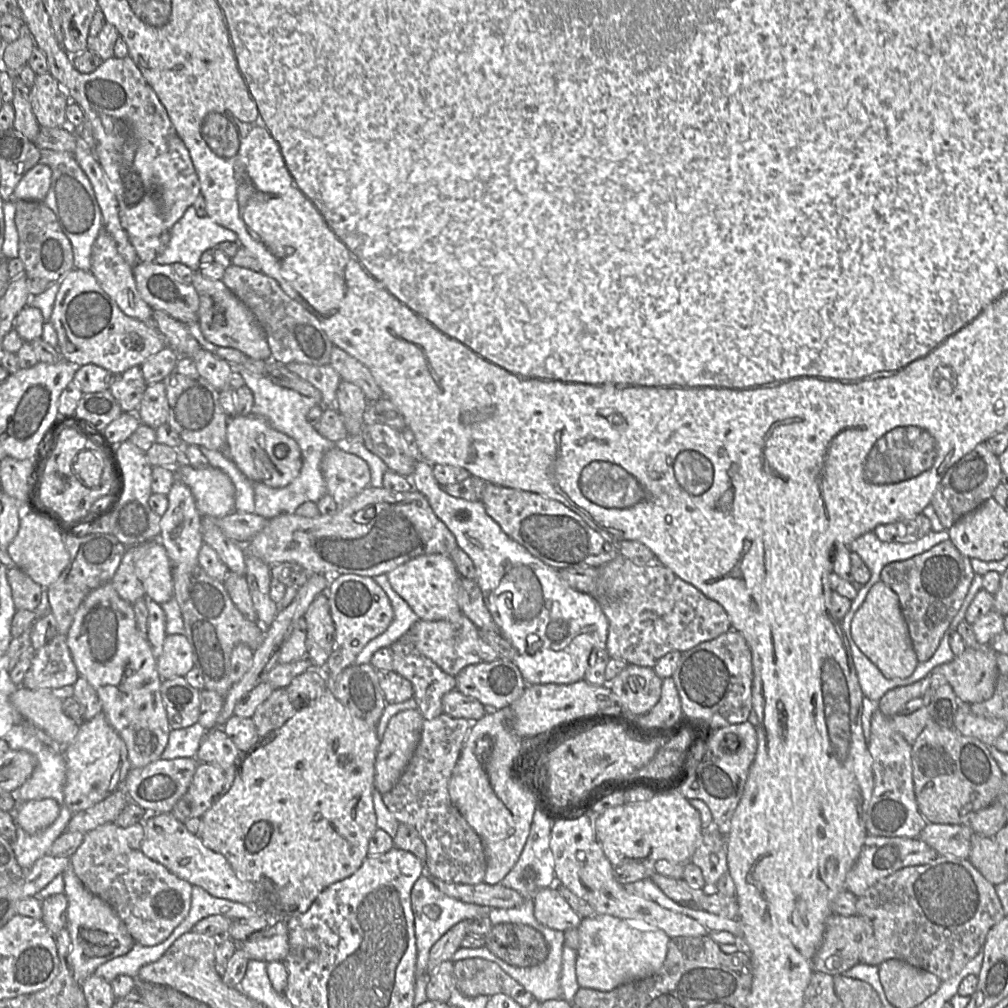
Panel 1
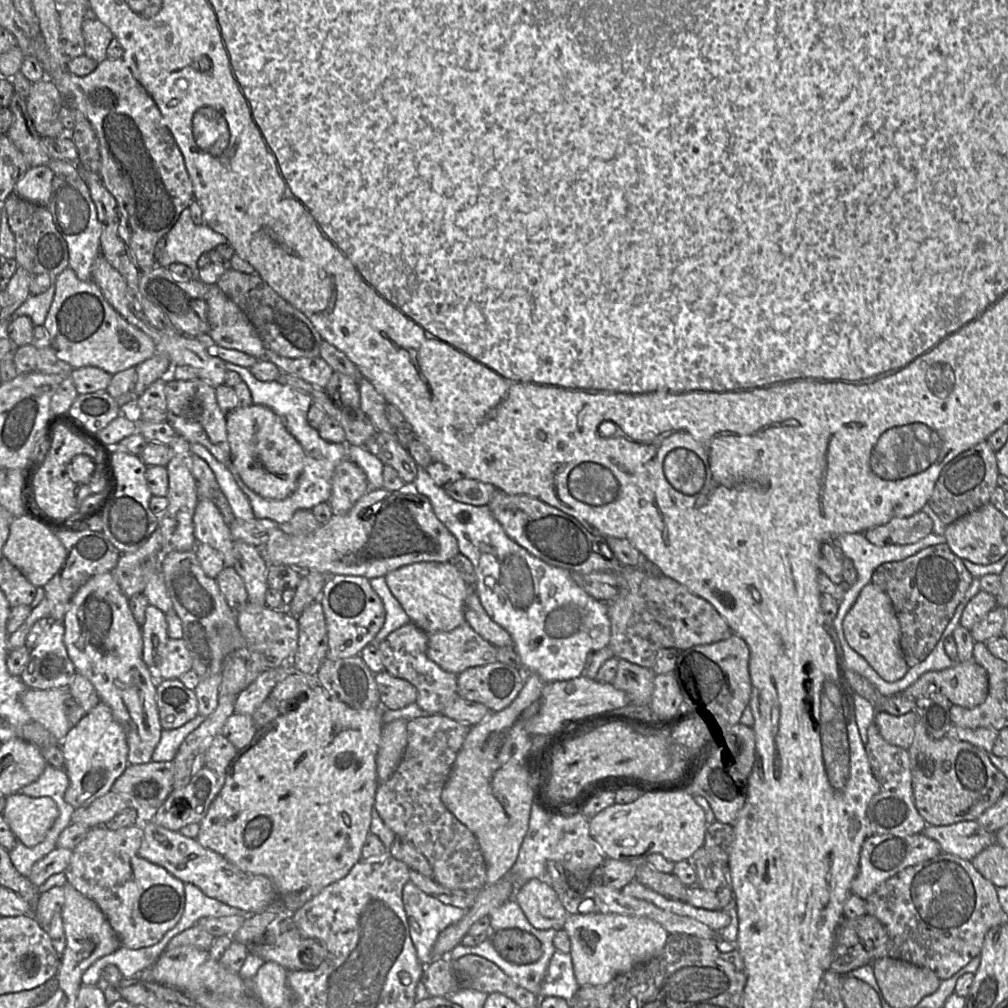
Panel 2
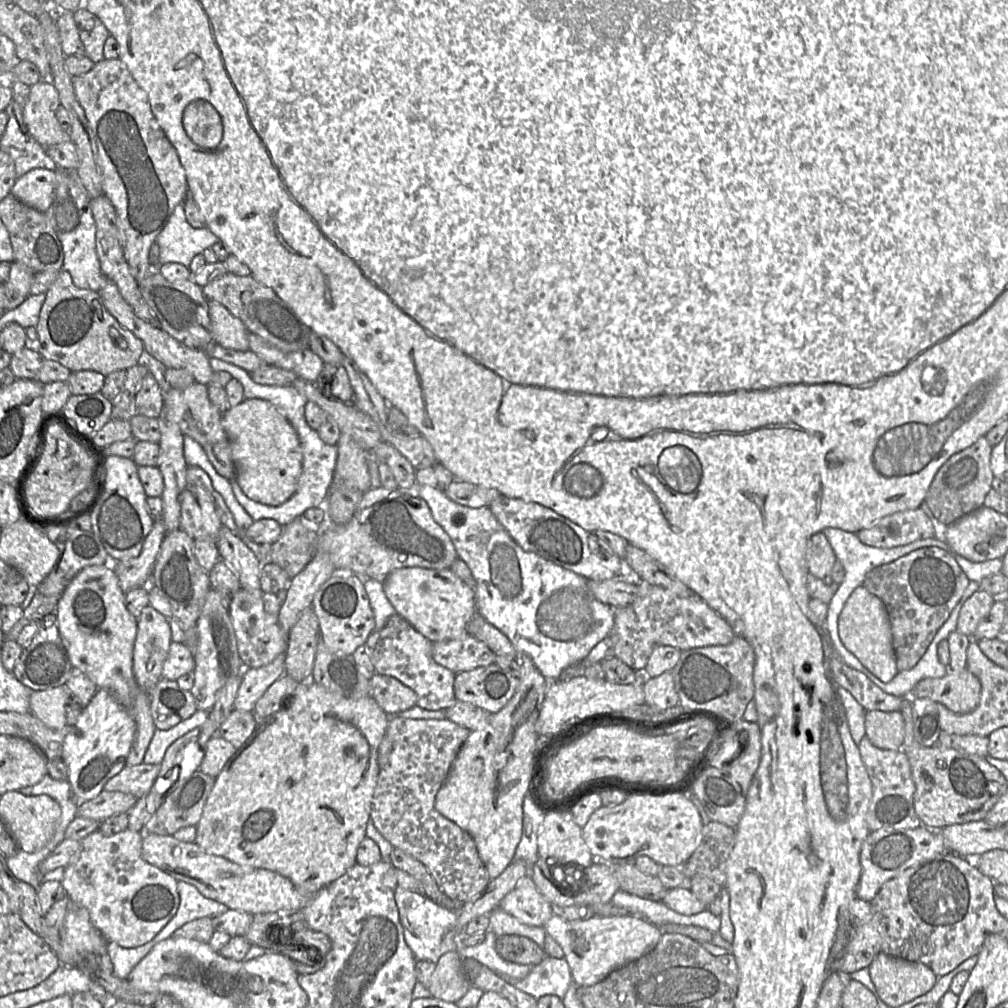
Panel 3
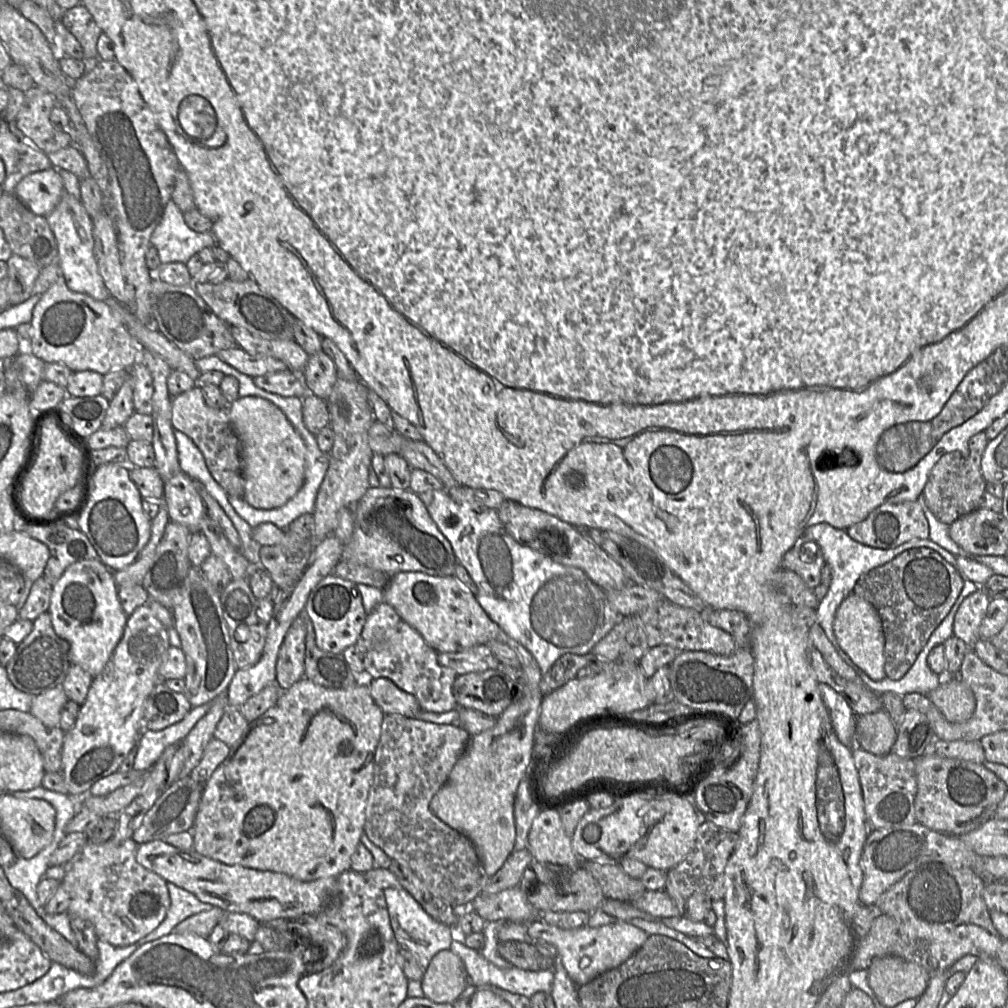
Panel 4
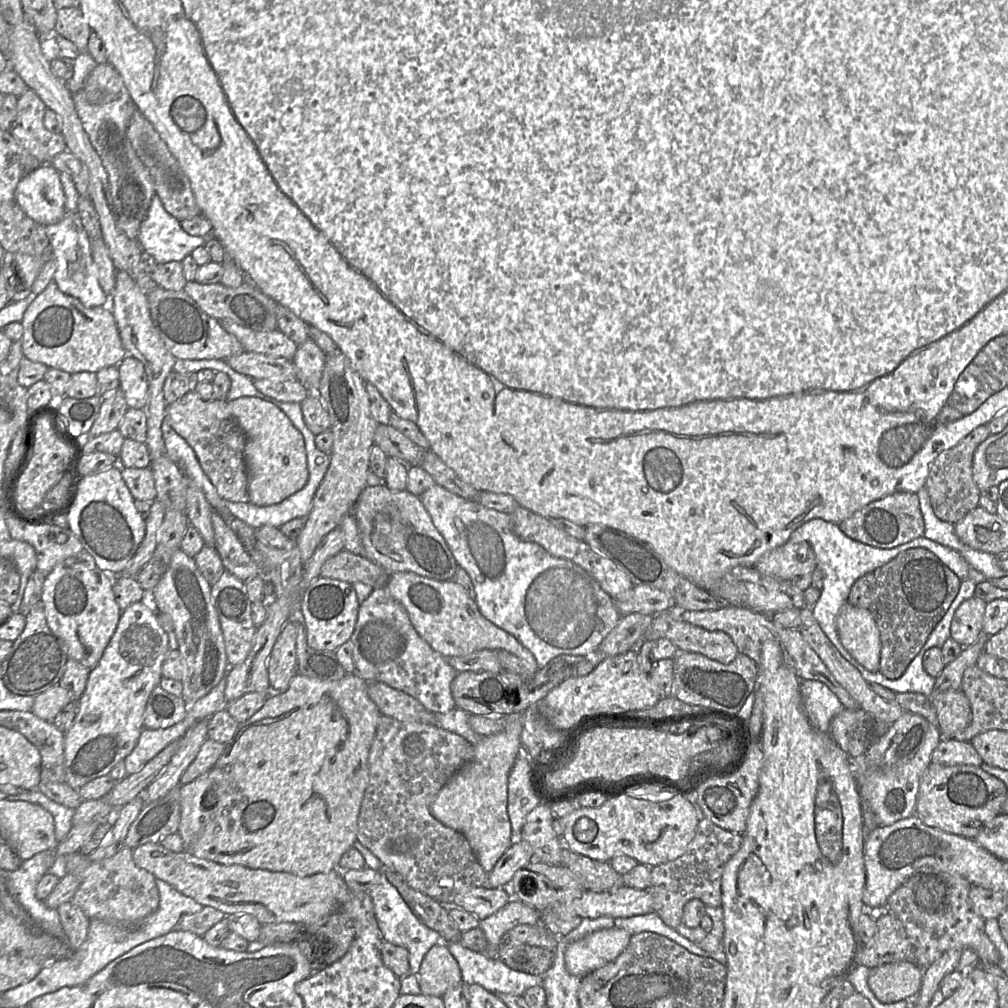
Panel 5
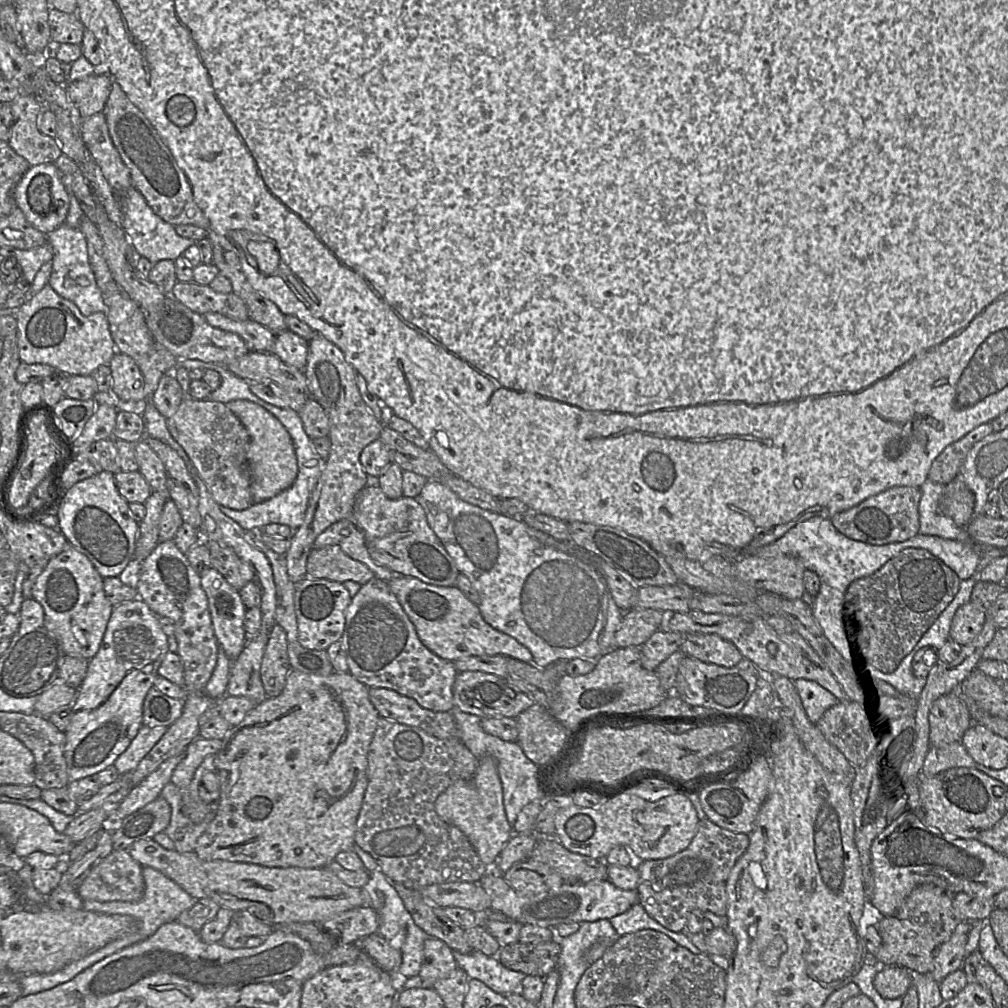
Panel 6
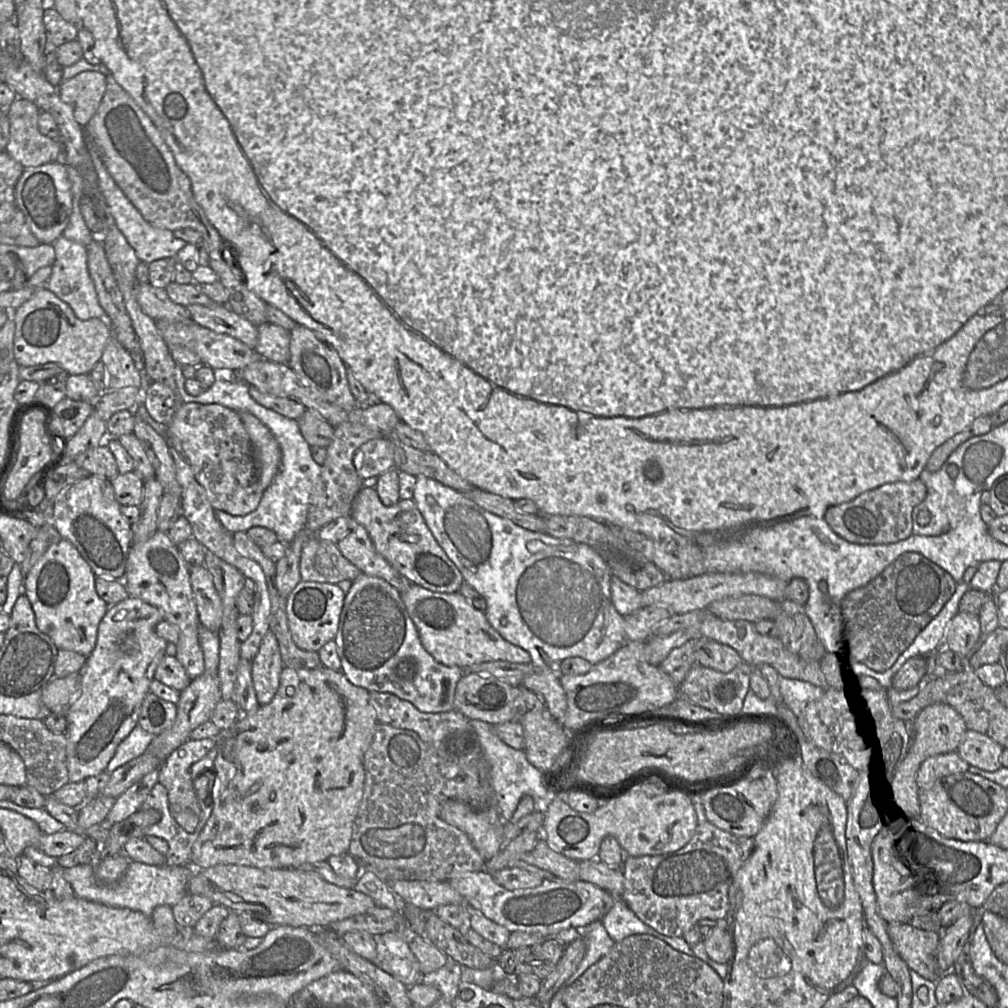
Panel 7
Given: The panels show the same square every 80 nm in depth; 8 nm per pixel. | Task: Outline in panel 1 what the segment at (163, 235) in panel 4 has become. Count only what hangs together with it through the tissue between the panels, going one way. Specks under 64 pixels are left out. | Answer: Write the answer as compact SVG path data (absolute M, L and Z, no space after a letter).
M192 205L170 228L170 235L168 247L156 256L154 262L161 265L183 263L193 271L200 269L200 258L206 250L225 241L238 241L234 231L215 223L207 215L199 217Z

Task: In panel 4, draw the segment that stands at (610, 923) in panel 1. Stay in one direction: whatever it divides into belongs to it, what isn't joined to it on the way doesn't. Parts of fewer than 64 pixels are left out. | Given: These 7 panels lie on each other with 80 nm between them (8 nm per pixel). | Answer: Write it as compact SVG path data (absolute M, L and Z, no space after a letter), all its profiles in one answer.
M537 919L528 924L527 932L530 938L545 940L557 948L565 971L578 986L582 986L600 974L621 965L650 936L642 929L624 921L615 921L596 928L582 926L577 929L565 930L550 925L542 919Z

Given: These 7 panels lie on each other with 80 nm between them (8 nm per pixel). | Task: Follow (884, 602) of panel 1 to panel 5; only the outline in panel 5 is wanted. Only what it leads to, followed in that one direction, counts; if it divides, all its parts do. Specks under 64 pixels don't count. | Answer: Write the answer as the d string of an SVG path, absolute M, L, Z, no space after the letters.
M846 602L837 617L837 632L850 655L865 669L879 671L881 640L873 615Z

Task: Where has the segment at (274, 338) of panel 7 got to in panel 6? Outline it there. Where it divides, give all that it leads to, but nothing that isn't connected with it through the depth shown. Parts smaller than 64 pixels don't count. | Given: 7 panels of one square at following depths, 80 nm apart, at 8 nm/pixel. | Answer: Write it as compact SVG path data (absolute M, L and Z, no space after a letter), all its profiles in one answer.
M286 329L275 333L271 353L287 365L303 371L307 362L308 341Z

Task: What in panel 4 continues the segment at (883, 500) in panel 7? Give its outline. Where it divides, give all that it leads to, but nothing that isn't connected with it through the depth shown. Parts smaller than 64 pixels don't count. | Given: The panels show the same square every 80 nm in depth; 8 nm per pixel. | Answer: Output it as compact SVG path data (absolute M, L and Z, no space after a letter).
M918 501L881 505L864 521L845 531L854 541L878 549L894 549L913 539L928 539L930 534L928 520Z

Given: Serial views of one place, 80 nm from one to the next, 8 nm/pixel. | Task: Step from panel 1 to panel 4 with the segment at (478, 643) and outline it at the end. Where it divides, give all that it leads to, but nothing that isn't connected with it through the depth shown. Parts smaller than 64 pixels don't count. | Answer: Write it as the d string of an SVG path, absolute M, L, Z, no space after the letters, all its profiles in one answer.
M485 644L460 652L438 653L437 660L440 665L453 669L457 675L495 670L499 665L499 661Z

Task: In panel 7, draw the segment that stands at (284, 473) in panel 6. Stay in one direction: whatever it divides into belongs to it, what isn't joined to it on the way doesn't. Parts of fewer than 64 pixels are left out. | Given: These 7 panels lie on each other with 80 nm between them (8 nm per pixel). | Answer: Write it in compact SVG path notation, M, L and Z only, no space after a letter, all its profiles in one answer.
M239 412L238 414L250 437L260 483L266 490L279 471L281 463L279 444L267 426L256 416L249 412Z

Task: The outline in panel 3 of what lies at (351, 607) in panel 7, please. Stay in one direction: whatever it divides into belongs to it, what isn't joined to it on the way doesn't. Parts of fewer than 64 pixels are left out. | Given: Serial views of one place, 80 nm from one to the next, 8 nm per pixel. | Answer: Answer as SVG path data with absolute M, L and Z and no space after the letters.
M398 614L391 616L381 630L374 630L365 643L365 646L369 649L375 673L394 677L411 688L417 694L417 705L419 707L430 711L447 710L457 701L454 695L456 674L434 661L432 645L433 642L415 630Z

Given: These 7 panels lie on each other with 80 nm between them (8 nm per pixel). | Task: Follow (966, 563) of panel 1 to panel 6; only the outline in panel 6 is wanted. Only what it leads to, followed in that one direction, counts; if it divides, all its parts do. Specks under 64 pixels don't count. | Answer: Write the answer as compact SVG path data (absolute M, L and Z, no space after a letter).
M920 548L902 551L874 574L853 582L847 589L844 599L844 620L845 625L853 624L868 636L866 667L882 678L889 678L953 601L959 592L961 582L958 575L942 560Z

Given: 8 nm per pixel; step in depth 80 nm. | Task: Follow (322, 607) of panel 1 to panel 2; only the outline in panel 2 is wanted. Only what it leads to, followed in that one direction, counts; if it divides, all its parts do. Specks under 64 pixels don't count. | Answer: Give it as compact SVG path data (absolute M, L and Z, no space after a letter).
M319 600L307 606L297 618L298 648L290 660L295 671L316 675L328 652L328 634Z

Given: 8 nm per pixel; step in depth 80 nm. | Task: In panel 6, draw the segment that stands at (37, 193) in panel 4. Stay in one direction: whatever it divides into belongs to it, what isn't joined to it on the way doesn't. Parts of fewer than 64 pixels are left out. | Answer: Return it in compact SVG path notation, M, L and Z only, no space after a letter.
M55 163L31 166L22 176L14 190L14 201L24 213L27 221L42 233L48 235L65 224L70 198L65 177Z

